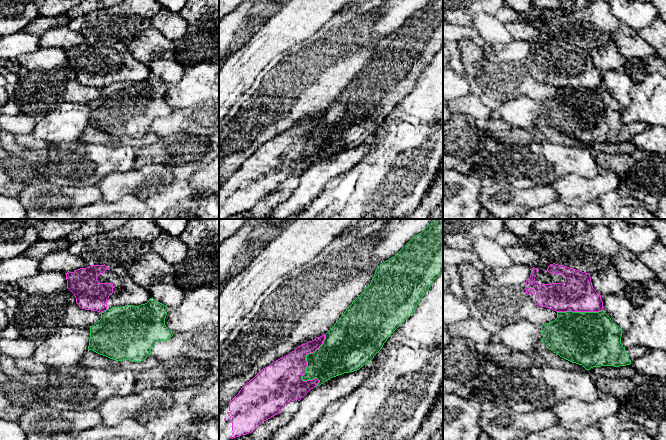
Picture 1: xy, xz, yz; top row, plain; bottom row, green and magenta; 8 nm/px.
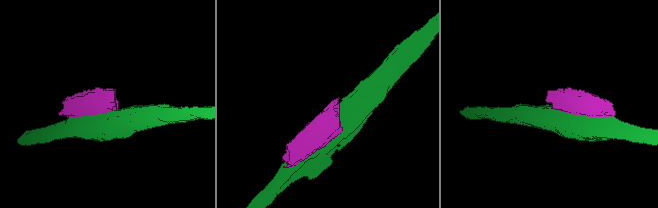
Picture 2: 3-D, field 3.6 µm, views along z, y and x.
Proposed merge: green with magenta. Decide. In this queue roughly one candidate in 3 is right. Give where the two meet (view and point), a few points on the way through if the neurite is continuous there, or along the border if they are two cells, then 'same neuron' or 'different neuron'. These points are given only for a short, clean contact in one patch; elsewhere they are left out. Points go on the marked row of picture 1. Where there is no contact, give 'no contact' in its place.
xz (307, 365) | different neuron

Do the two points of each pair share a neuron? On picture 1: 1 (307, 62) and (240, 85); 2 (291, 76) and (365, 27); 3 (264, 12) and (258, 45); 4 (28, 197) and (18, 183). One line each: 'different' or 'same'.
1: different
2: same
3: different
4: different

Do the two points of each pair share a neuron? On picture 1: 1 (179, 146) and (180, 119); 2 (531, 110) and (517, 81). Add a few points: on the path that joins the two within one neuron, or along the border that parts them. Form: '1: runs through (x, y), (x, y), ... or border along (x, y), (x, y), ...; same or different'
1: border along (190, 134), (178, 133), (160, 138); different
2: border along (540, 100), (517, 96), (502, 102); different

